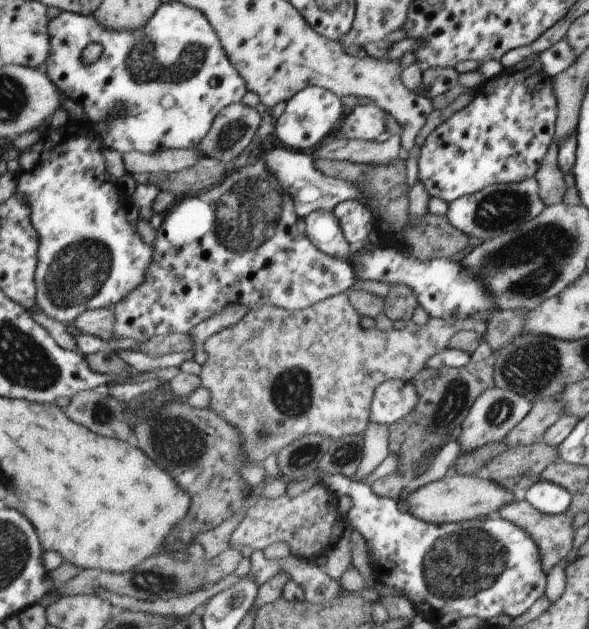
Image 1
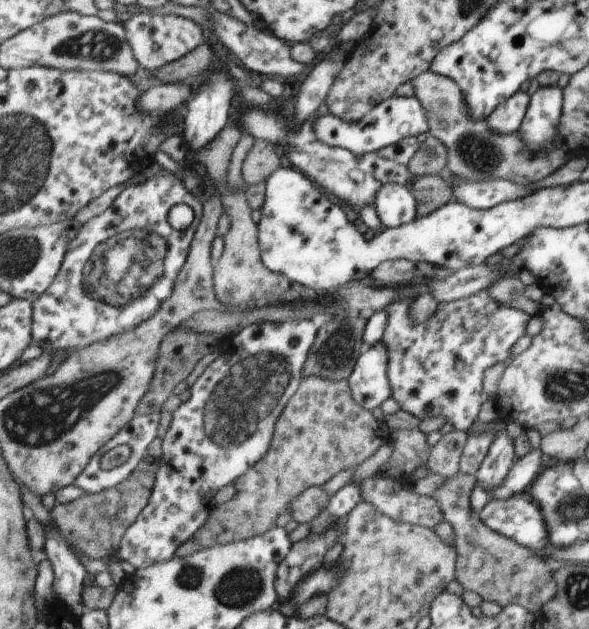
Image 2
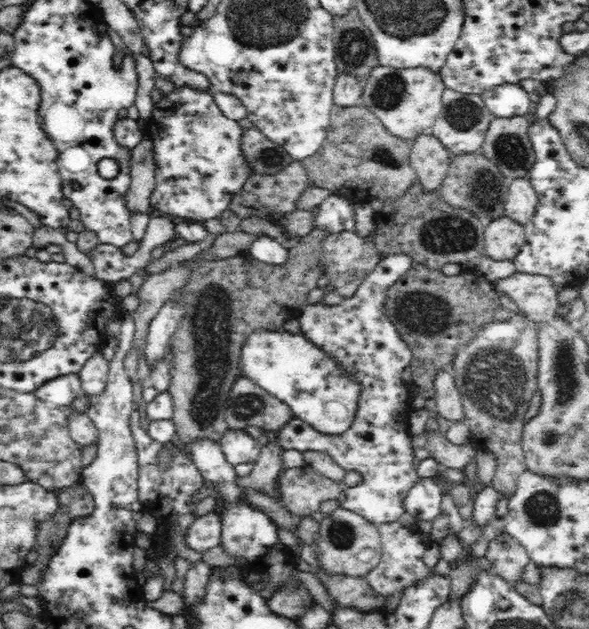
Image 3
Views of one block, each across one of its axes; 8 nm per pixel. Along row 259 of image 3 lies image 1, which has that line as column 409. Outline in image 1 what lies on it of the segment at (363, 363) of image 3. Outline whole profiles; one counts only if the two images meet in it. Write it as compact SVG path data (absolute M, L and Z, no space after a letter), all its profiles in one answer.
M391 379L379 385L371 403L370 421L392 424L415 410L418 392L410 380Z

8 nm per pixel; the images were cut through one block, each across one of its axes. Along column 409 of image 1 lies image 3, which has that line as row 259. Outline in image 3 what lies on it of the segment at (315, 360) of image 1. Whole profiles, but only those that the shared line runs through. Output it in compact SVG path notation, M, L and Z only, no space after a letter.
M354 231L330 233L324 239L324 261L328 266L330 284L334 292L343 297L351 297L368 273L379 263L379 249L372 237L360 236Z

